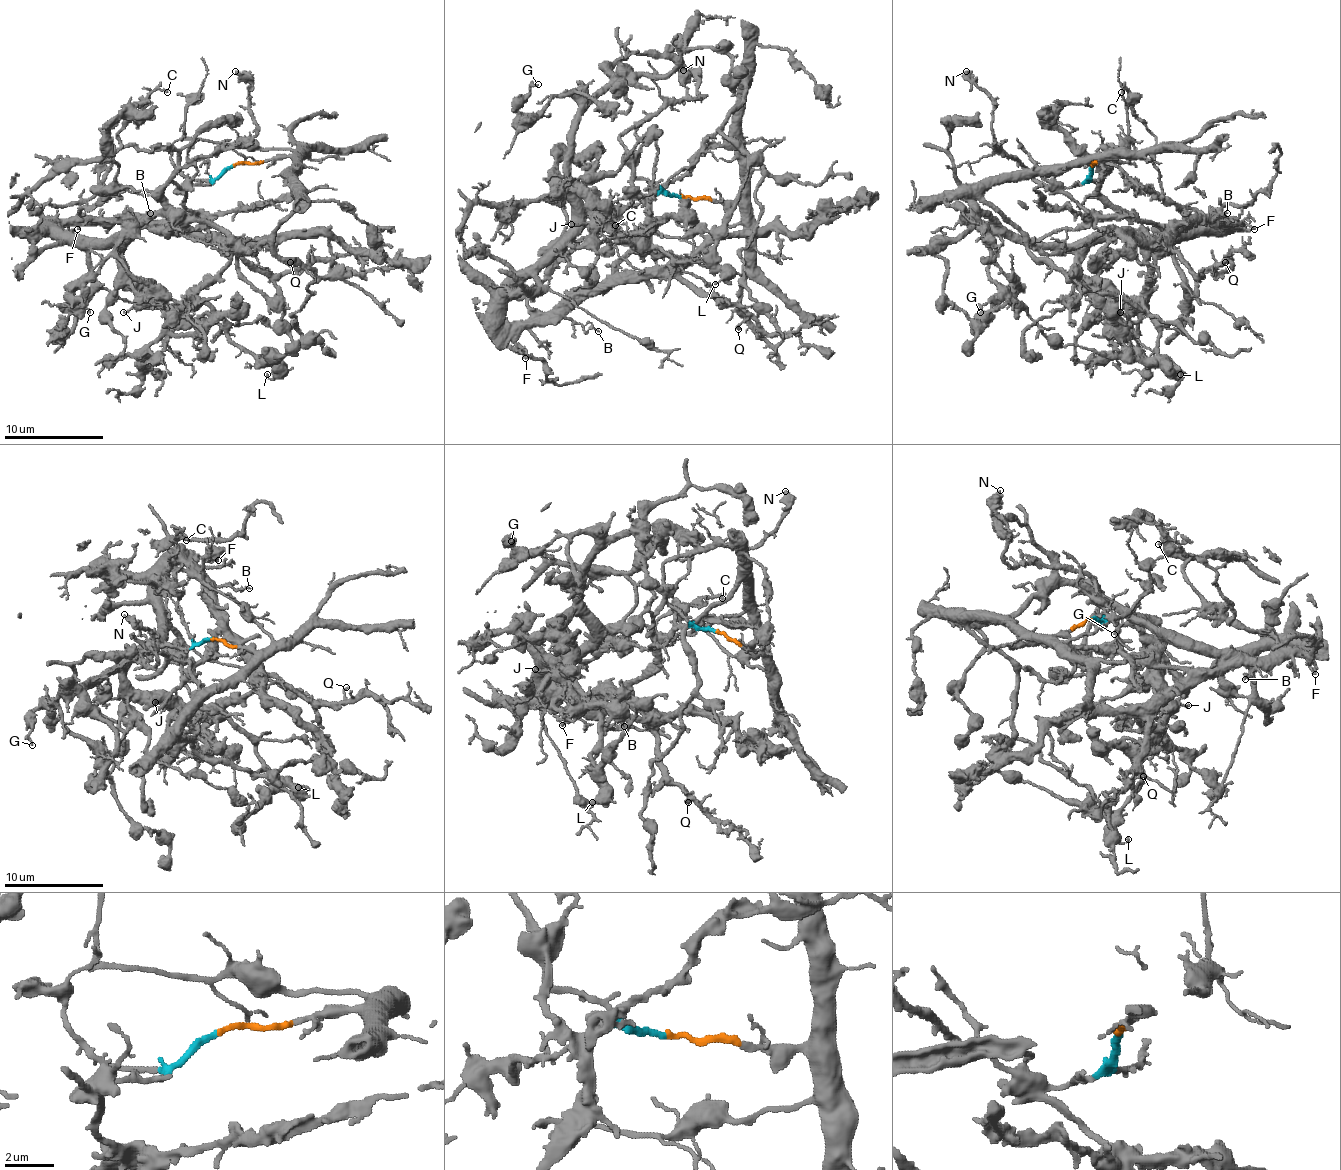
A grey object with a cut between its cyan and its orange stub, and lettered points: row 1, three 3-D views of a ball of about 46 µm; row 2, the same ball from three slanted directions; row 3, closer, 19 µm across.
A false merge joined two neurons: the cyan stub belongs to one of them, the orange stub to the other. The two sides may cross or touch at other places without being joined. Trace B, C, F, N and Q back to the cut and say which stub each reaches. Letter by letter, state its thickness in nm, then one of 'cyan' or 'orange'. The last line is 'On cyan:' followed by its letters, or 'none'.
B: 110 nm | cyan
C: 140 nm | cyan
F: 130 nm | cyan
N: 360 nm | cyan
Q: 140 nm | cyan
On cyan: B, C, F, N, Q

